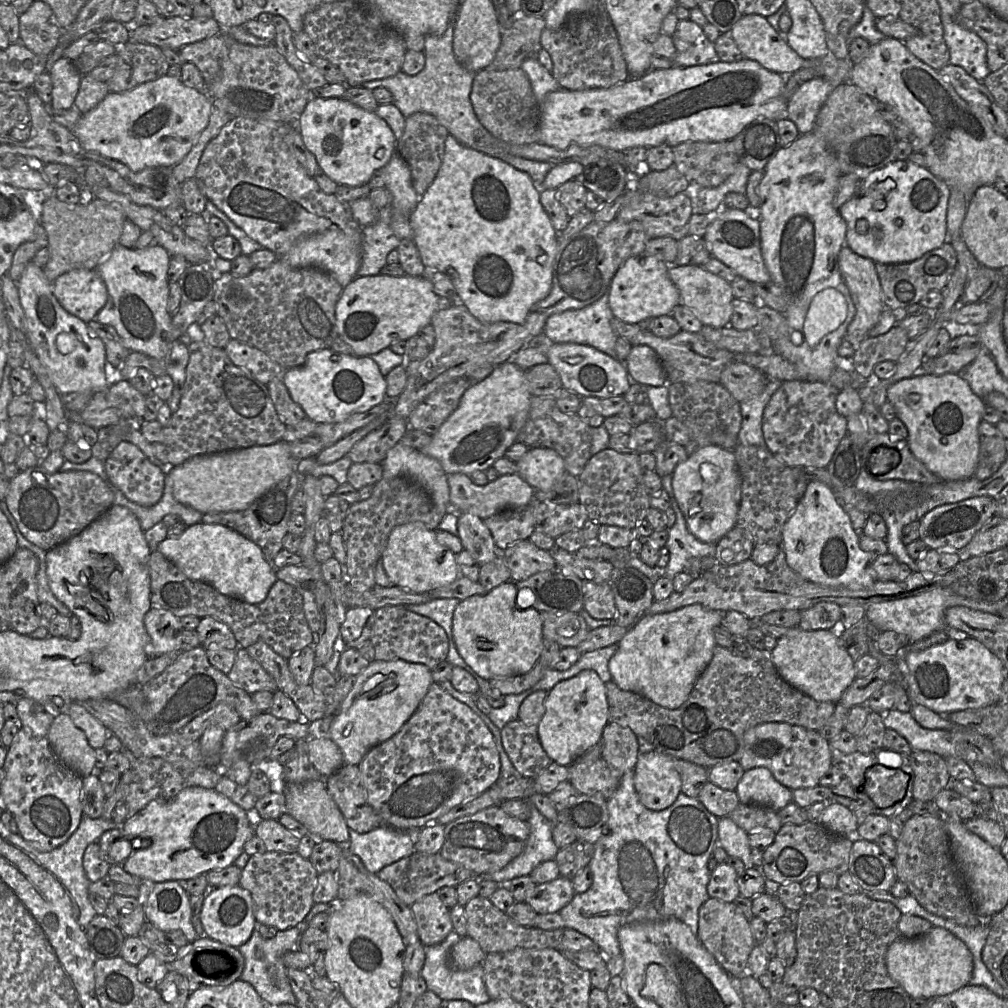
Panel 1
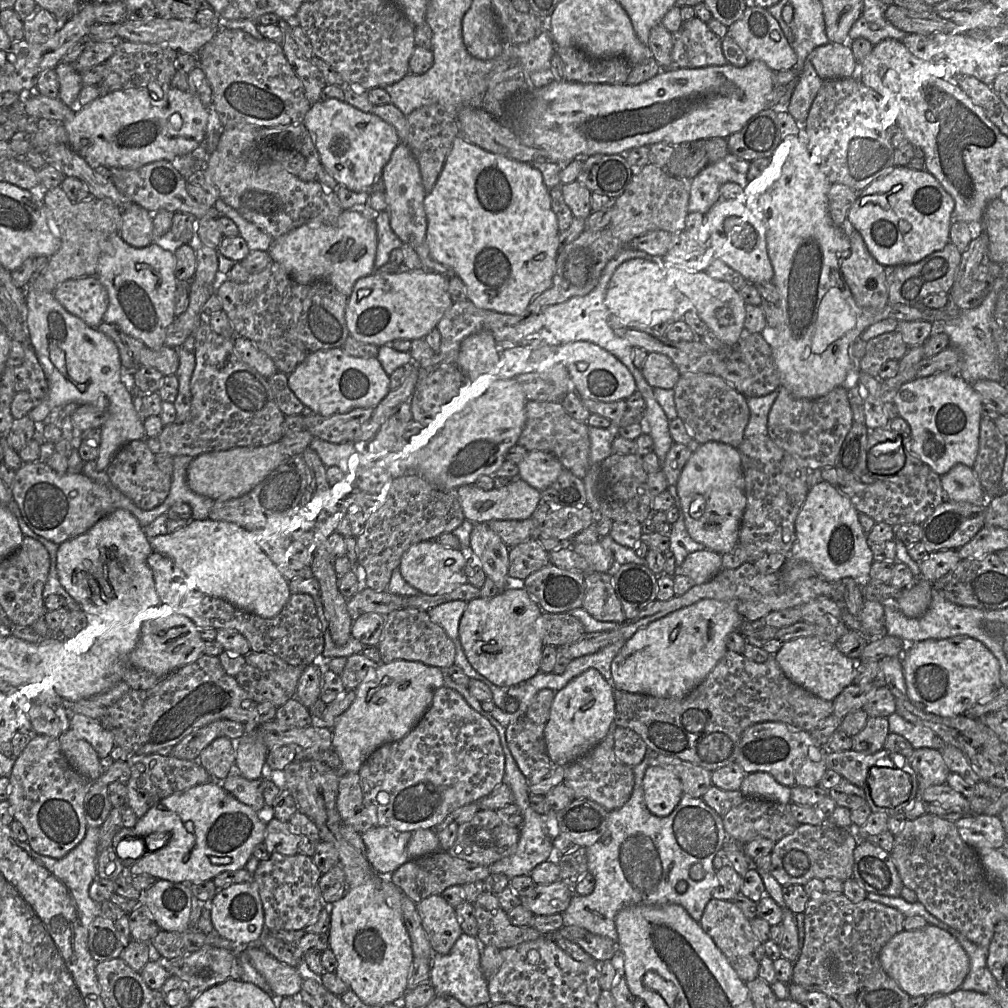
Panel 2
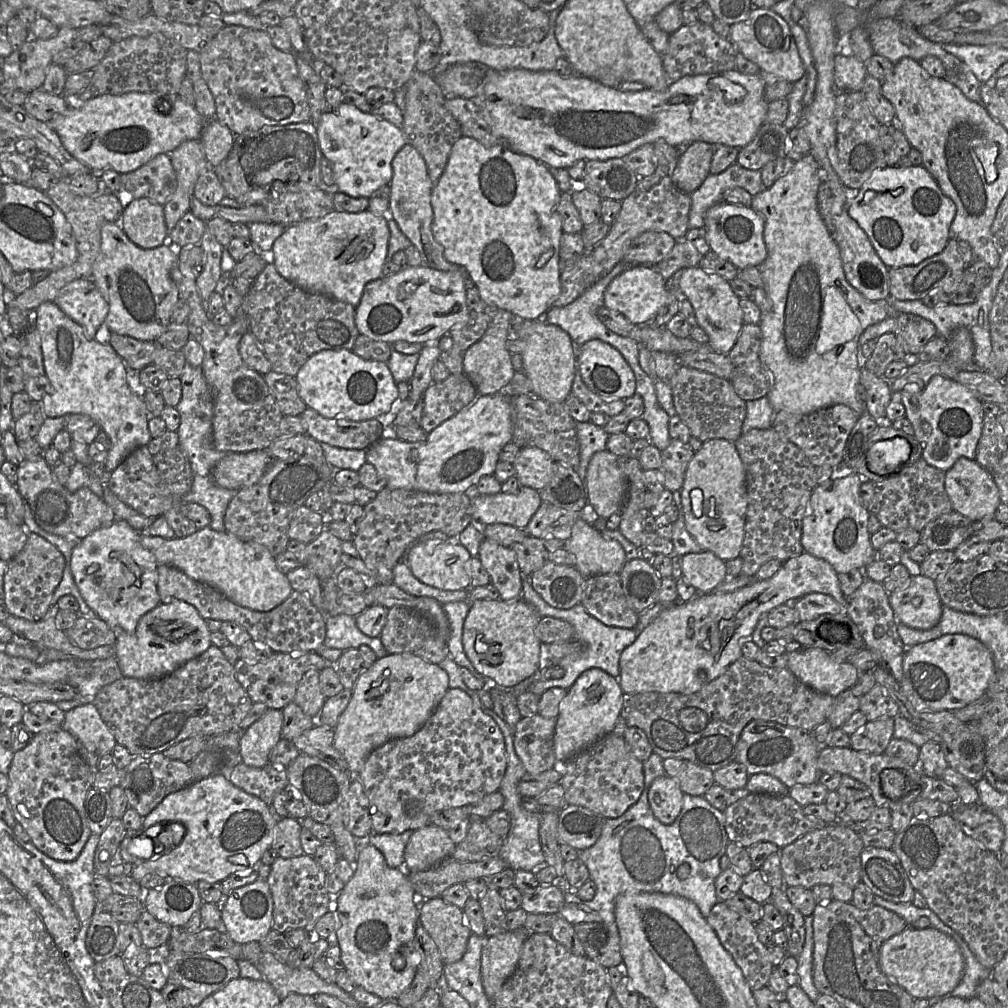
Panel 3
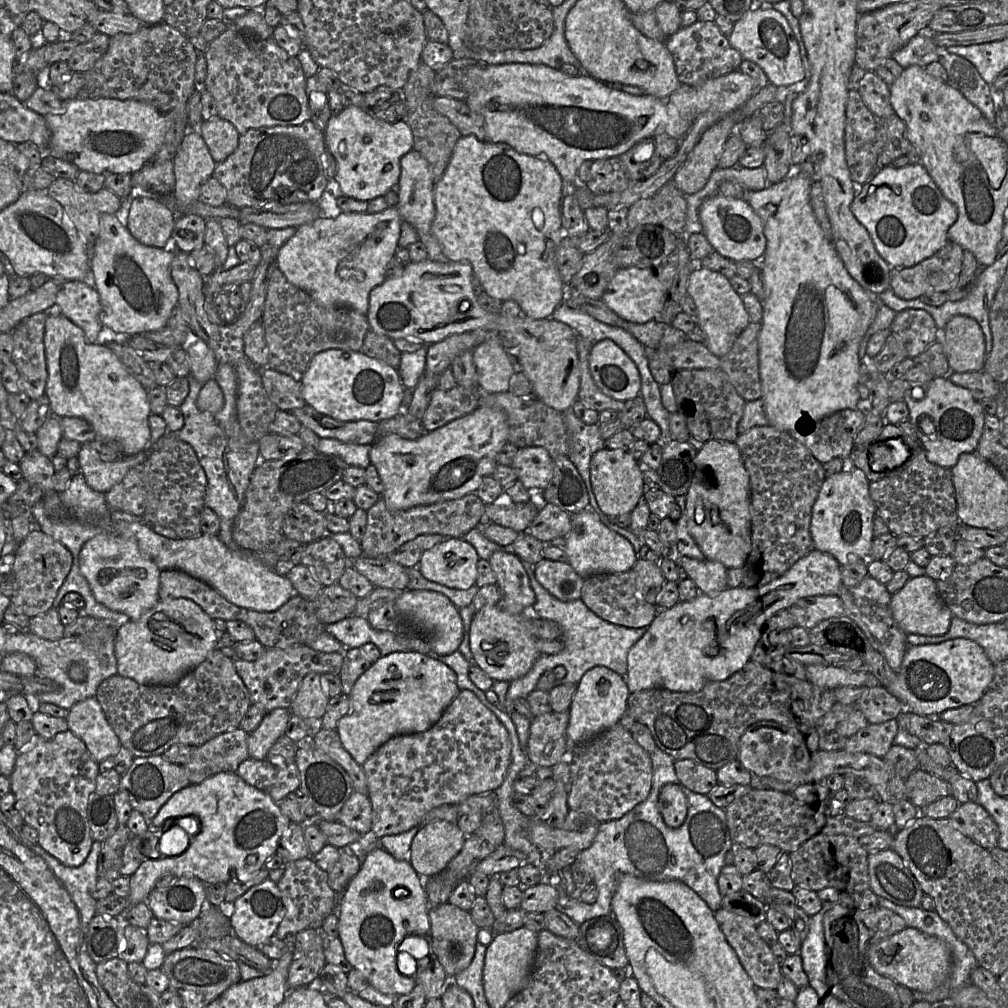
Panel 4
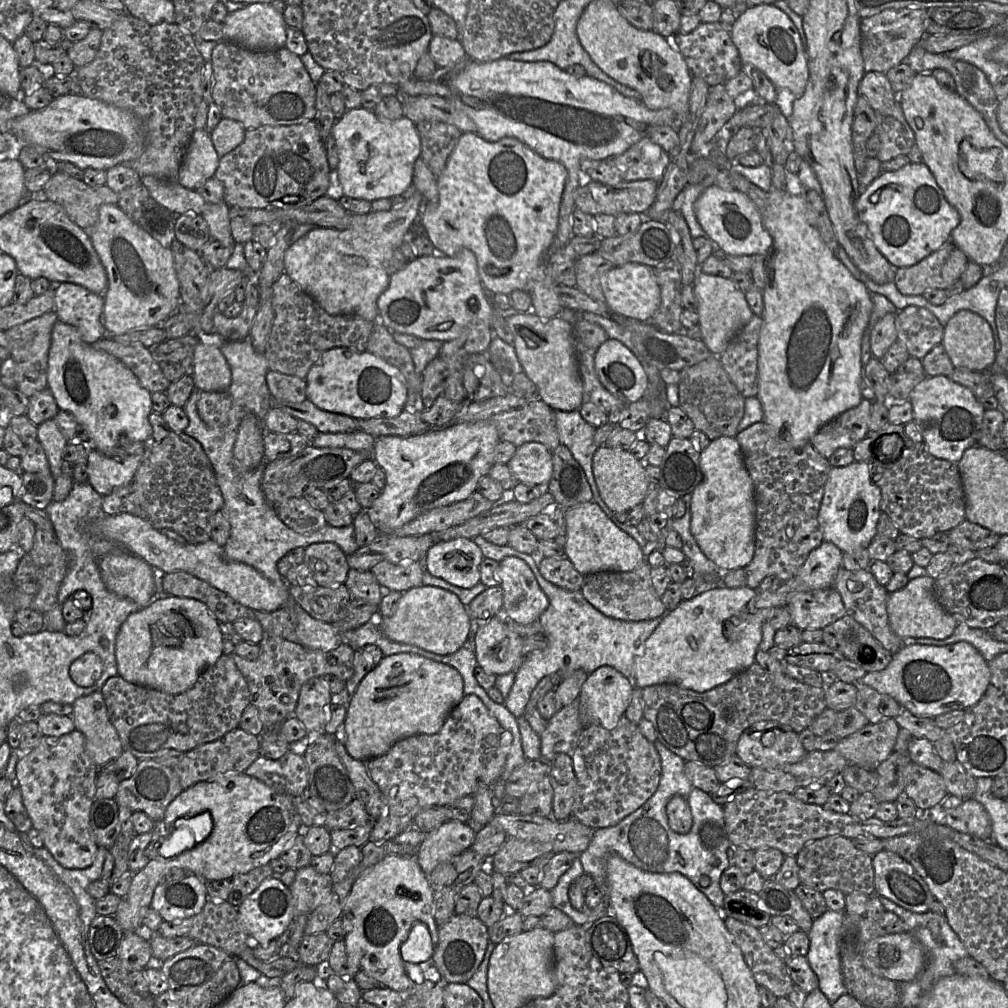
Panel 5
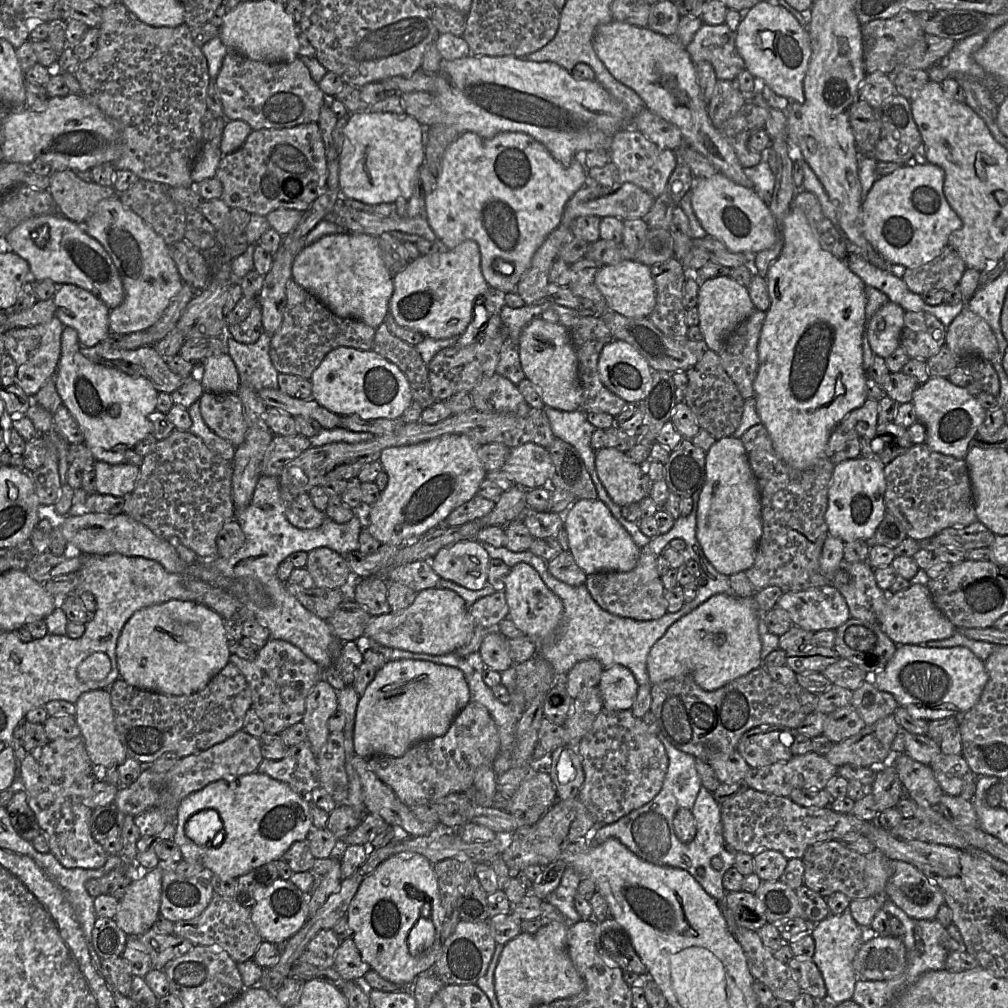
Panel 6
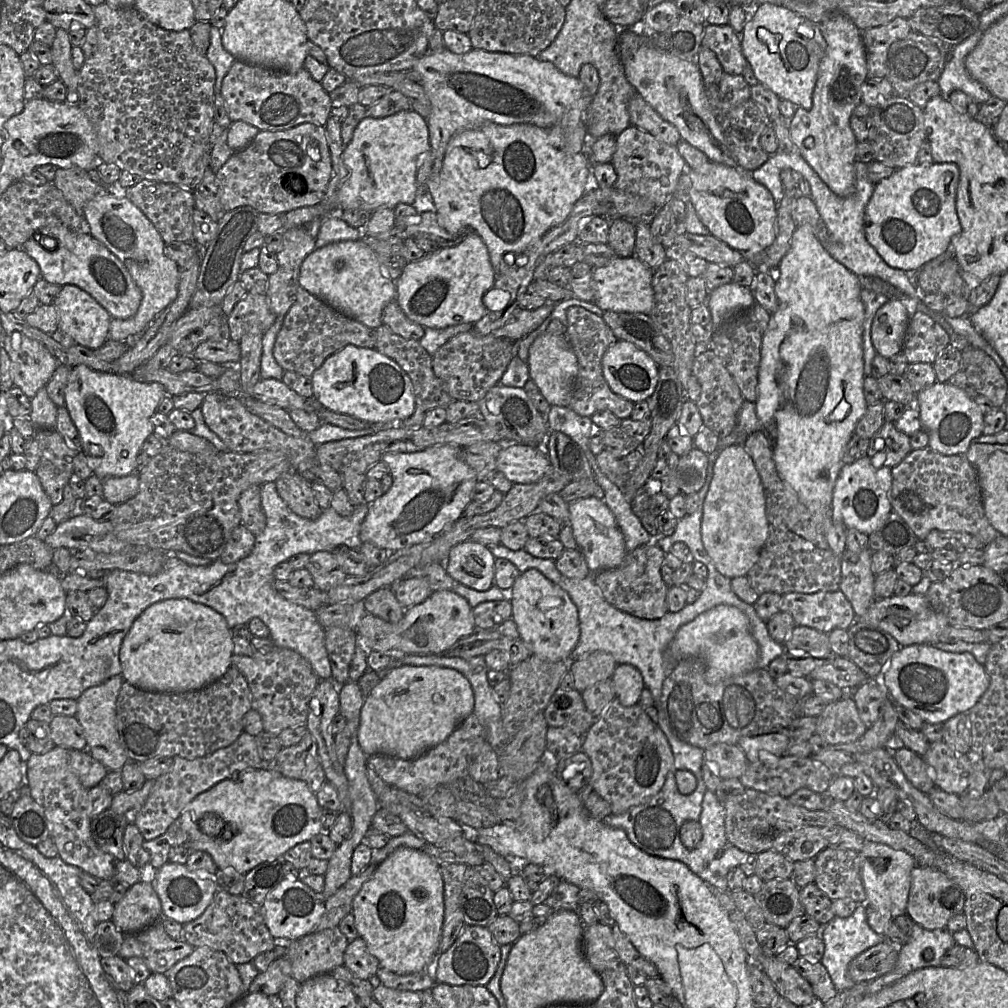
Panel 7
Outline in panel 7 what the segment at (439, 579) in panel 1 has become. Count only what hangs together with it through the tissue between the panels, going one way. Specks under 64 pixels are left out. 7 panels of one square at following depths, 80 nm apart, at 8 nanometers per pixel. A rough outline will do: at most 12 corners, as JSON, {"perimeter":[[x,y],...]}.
{"perimeter":[[472,539],[443,563],[458,583],[485,591],[494,584],[495,557]]}

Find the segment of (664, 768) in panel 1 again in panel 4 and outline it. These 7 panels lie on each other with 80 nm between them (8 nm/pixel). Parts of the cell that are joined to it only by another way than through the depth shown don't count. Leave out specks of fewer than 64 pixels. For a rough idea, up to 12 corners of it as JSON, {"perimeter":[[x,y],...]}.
{"perimeter":[[664,785],[658,809],[669,828],[679,828],[688,811],[684,788]]}

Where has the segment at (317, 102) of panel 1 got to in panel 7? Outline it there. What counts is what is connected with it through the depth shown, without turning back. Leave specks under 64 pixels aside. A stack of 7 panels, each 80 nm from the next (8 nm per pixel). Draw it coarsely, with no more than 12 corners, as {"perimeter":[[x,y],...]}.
{"perimeter":[[414,110],[365,117],[334,213],[413,205],[430,150]]}

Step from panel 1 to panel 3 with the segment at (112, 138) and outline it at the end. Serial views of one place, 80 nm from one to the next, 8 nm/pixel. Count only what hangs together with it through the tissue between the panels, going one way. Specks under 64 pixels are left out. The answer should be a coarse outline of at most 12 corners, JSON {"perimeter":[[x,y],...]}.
{"perimeter":[[93,96],[48,123],[94,173],[119,174],[201,137],[177,96]]}

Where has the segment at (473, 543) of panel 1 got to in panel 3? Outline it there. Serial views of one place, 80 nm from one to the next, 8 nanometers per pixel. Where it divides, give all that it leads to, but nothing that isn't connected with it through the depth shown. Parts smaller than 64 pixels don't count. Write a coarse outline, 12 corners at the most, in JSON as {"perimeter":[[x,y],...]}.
{"perimeter":[[485,538],[477,558],[500,600],[522,598],[511,547]]}

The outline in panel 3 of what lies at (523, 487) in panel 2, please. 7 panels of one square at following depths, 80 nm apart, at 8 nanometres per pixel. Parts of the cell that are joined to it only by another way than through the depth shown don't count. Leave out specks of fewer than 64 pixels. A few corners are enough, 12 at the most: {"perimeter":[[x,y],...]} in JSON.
{"perimeter":[[537,490],[470,496],[473,522],[526,529],[542,503]]}

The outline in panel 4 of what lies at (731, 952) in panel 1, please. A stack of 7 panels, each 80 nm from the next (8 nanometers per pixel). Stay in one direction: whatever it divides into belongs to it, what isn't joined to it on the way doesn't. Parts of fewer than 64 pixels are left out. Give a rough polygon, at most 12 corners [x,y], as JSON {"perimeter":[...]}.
{"perimeter":[[722,907],[714,916],[755,987],[776,990],[781,964],[757,926]]}

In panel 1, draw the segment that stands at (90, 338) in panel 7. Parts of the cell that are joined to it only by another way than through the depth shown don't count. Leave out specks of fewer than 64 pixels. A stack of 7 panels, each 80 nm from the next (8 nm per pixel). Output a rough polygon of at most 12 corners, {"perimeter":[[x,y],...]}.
{"perimeter":[[75,269],[53,283],[60,305],[85,323],[106,305],[97,269]]}

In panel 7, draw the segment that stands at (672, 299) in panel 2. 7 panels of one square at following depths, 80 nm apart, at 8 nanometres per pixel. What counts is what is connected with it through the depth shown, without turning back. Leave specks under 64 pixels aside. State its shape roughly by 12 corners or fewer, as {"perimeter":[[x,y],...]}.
{"perimeter":[[635,255],[594,268],[603,311],[654,306],[653,272]]}

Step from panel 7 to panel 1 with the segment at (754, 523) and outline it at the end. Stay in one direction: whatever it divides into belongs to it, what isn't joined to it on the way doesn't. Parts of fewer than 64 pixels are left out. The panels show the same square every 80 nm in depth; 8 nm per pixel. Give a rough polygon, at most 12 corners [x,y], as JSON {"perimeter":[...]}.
{"perimeter":[[698,447],[672,473],[689,531],[717,543],[737,524],[733,450]]}

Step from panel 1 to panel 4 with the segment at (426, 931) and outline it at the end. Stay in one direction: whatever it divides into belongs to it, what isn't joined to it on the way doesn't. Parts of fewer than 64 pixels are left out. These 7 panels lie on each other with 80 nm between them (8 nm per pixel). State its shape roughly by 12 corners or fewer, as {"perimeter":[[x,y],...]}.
{"perimeter":[[450,903],[431,908],[435,954],[447,976],[470,965],[479,928]]}

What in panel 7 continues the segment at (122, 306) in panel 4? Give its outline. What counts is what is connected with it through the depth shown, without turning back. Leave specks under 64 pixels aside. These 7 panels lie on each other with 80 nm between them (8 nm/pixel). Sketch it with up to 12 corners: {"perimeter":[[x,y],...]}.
{"perimeter":[[120,190],[83,209],[140,289],[108,339],[132,341],[177,297],[179,267]]}

